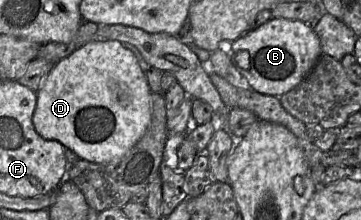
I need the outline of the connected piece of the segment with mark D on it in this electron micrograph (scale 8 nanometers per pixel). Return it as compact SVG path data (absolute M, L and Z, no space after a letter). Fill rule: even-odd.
M92 40L73 51L54 64L36 95L32 117L36 132L97 164L121 160L151 121L152 92L145 73L134 53L118 40Z

